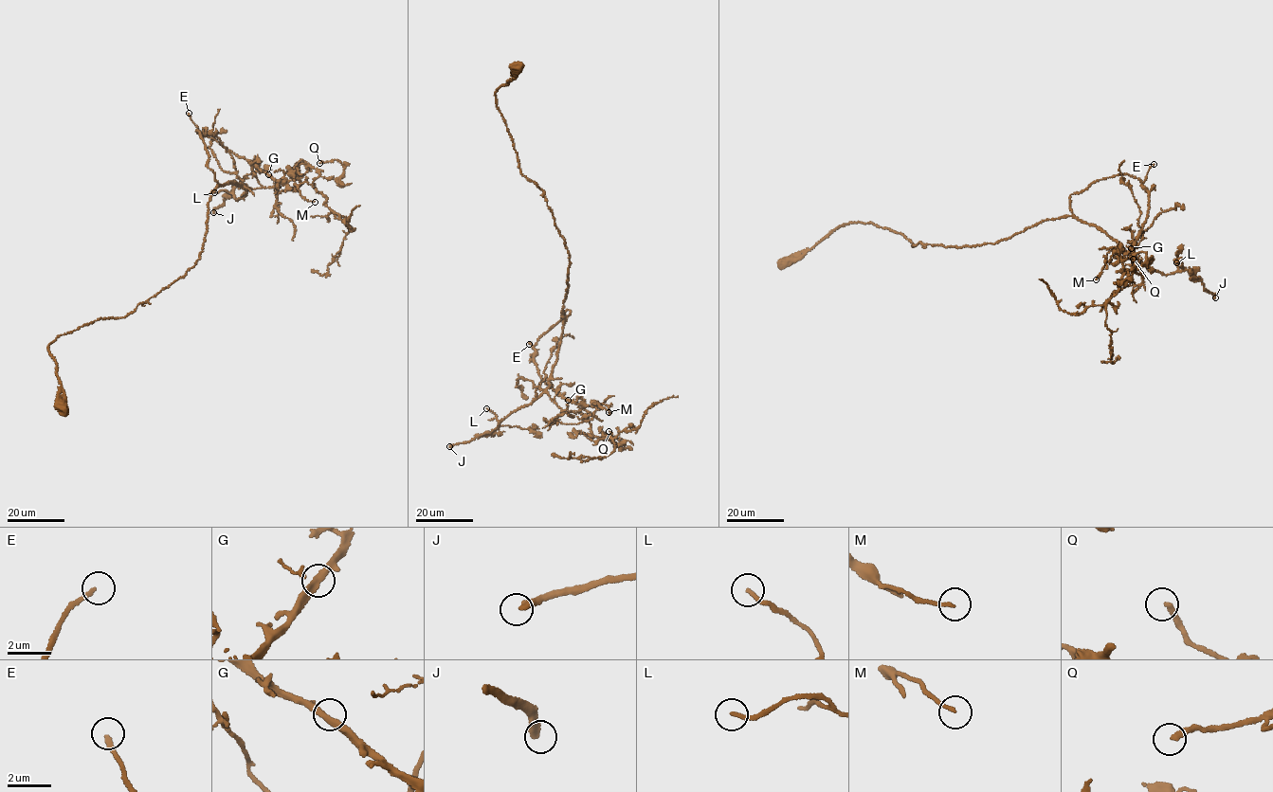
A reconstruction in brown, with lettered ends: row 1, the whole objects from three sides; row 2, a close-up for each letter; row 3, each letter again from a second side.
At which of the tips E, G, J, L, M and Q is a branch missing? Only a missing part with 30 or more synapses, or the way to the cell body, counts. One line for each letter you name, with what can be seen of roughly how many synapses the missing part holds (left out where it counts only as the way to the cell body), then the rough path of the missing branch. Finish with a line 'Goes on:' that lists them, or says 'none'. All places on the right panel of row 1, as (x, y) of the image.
E: 40 syn | (1154, 164), (1173, 148), (1184, 146), (1209, 117), (1233, 98), (1243, 105), (1240, 110), (1250, 107), (1263, 113)
J: 180 syn
Goes on: E, J

